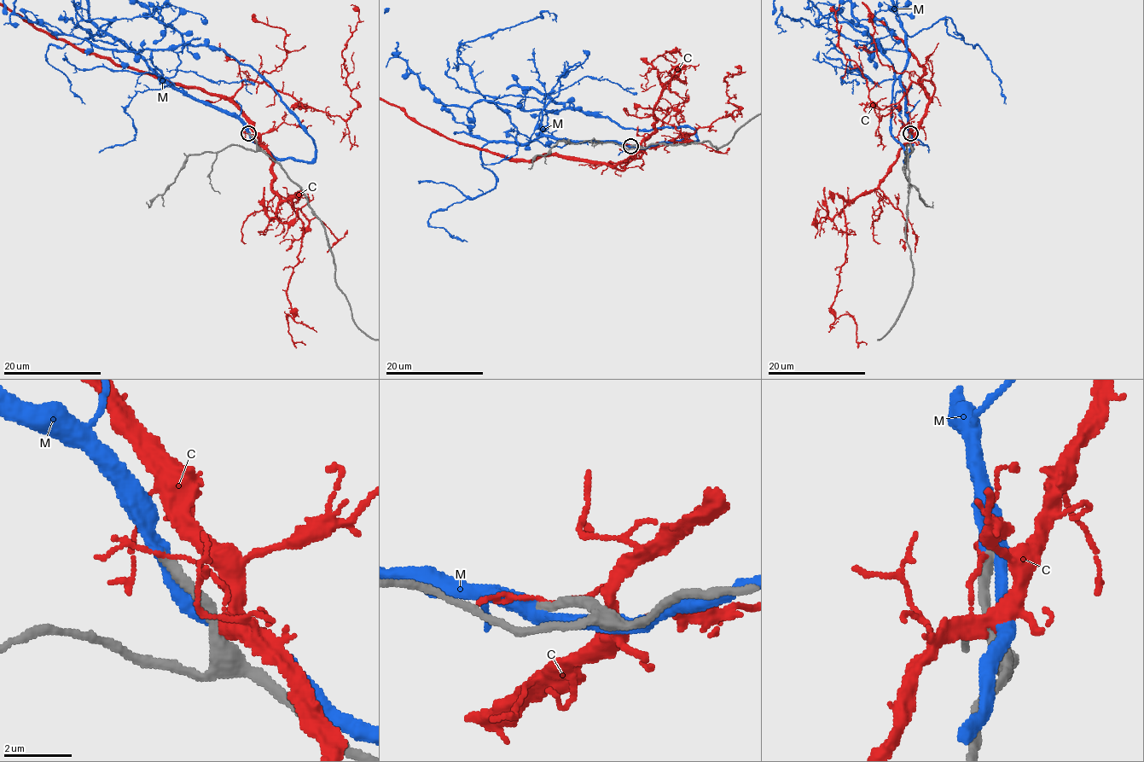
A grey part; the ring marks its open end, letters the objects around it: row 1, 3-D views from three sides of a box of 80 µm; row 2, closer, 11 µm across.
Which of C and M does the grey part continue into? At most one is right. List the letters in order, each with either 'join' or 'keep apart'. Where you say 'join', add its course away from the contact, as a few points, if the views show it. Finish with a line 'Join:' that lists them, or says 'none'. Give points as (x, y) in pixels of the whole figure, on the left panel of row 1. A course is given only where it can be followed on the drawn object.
C: keep apart
M: join; it runs (250, 134), (314, 157), (280, 95), (222, 49), (55, 35)
Join: M

